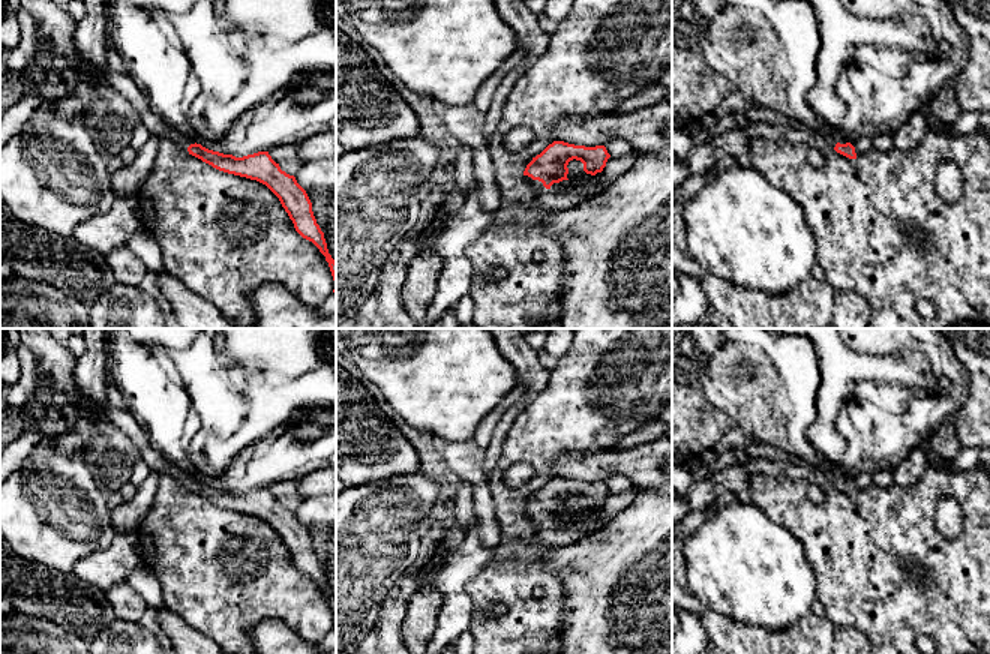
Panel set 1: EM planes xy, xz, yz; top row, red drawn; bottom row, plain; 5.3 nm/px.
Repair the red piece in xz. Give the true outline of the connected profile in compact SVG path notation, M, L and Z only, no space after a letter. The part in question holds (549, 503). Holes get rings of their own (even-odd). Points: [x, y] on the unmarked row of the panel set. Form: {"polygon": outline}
{"polygon": "M554 477L540 490L532 494L524 507L524 513L534 525L550 525L554 519L568 516L568 498L576 495L584 500L586 510L596 512L606 502L610 490L604 482L585 483L564 477Z"}

